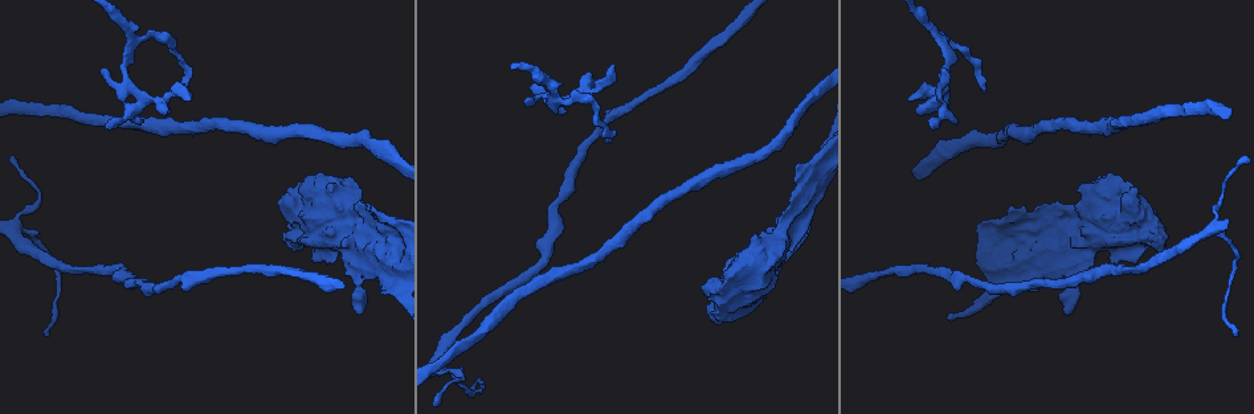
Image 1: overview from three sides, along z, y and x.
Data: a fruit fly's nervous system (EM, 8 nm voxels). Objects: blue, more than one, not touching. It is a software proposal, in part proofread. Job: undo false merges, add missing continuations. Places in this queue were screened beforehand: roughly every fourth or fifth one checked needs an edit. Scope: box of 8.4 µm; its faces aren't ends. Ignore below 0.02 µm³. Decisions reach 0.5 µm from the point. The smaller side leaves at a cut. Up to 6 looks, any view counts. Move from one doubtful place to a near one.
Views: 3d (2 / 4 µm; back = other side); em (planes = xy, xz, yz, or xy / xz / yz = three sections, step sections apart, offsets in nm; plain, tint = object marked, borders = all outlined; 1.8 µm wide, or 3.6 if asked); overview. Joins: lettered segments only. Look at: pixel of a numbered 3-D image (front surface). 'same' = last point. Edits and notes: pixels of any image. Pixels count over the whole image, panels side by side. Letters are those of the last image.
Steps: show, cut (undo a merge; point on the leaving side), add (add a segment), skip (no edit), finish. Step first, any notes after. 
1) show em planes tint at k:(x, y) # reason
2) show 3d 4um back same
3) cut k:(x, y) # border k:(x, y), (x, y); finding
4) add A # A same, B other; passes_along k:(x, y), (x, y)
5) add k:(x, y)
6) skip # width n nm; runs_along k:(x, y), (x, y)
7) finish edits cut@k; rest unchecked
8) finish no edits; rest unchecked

show em 3.6um xz step 4 borders at 1:(191, 100) # tapers out

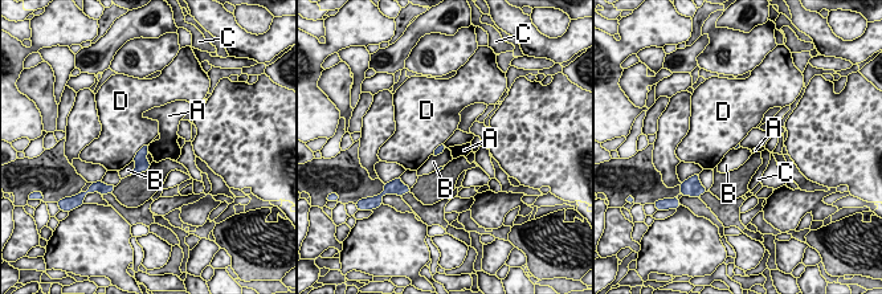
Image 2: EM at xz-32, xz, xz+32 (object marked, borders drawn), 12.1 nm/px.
skip # longest_contact D 280 nm; A other, B other, C other, D other; no lettered segment goes on from it

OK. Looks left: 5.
show 3d 2um at 1:(524, 99) # tapers out

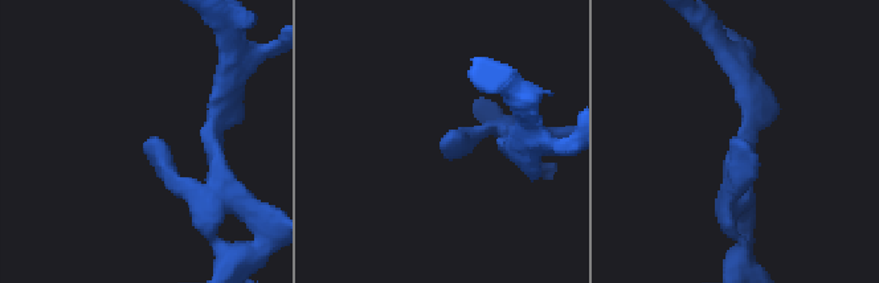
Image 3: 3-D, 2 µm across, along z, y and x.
show em planes borders at 3:(736, 142) # need the tissue

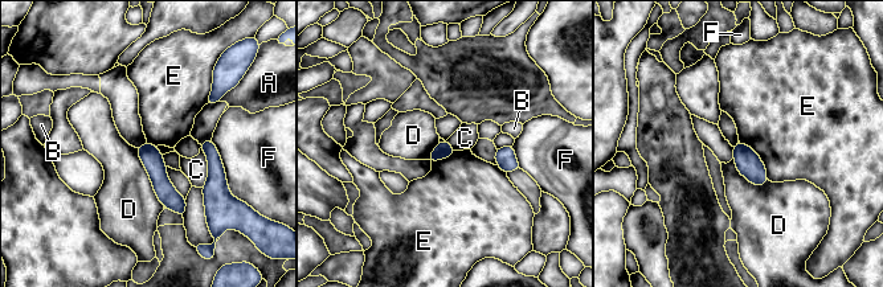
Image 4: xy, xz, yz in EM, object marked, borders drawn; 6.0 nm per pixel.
skip # A other, B other, C other, D other, E other, F other; border 4:(200, 147), (207, 160), (203, 187); no lettered segment goes on from it

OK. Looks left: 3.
show em planes tint at 1:(1054, 237) # sudden change in width

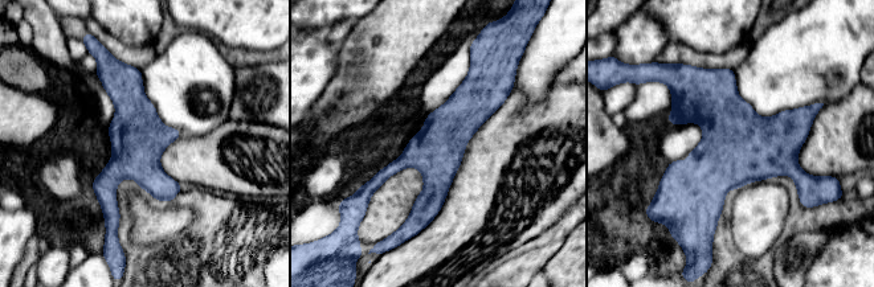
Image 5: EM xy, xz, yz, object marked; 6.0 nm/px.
show em planes borders same # what lies round it

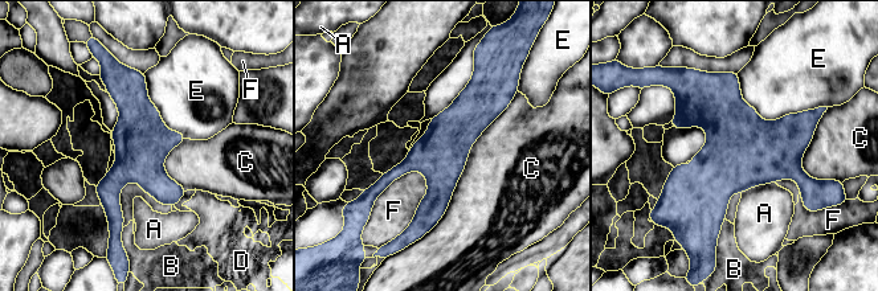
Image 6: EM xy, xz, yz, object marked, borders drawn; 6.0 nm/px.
skip # A other, B other, C other, D other, E other, F other; border 6:(515, 93), (421, 238); continuous, no second cell

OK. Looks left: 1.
finish no edits; rest unchecked

